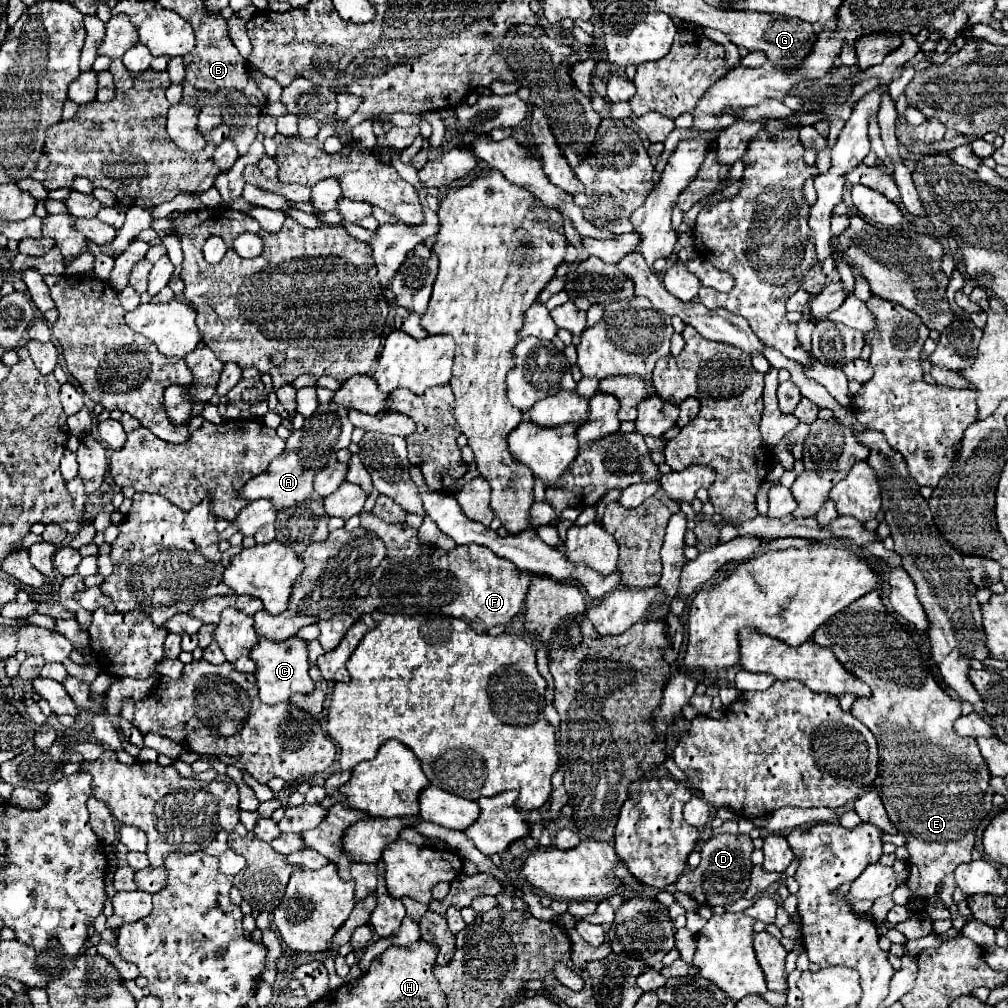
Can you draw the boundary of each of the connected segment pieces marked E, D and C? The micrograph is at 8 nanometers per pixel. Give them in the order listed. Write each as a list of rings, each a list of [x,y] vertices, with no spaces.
[[[876,590],[854,600],[848,608],[844,608],[836,616],[832,616],[824,626],[820,626],[814,632],[814,642],[820,646],[834,648],[834,654],[842,662],[842,666],[872,688],[870,698],[858,698],[854,702],[852,716],[856,716],[864,726],[868,726],[878,740],[880,764],[874,788],[880,792],[880,798],[892,824],[906,838],[904,848],[910,854],[906,880],[910,900],[906,906],[910,914],[918,914],[928,904],[930,896],[938,892],[942,878],[952,874],[958,864],[972,860],[970,852],[974,848],[976,830],[992,810],[992,774],[988,772],[988,764],[982,758],[976,740],[960,738],[952,728],[962,714],[960,702],[952,700],[936,684],[930,668],[926,666],[918,650],[918,644],[912,640],[898,616],[882,604]]]
[[[716,834],[704,842],[700,864],[694,870],[682,874],[674,886],[676,890],[690,894],[698,906],[724,906],[724,904],[736,902],[738,898],[742,898],[744,890],[748,888],[748,878],[752,868],[752,862],[750,862],[752,850],[754,846],[750,836]]]
[[[288,638],[284,642],[272,642],[272,640],[260,640],[252,652],[250,658],[256,662],[256,686],[258,686],[258,696],[264,704],[274,706],[280,702],[286,702],[292,694],[312,694],[314,690],[314,680],[308,674],[308,650],[306,642],[298,638]]]

